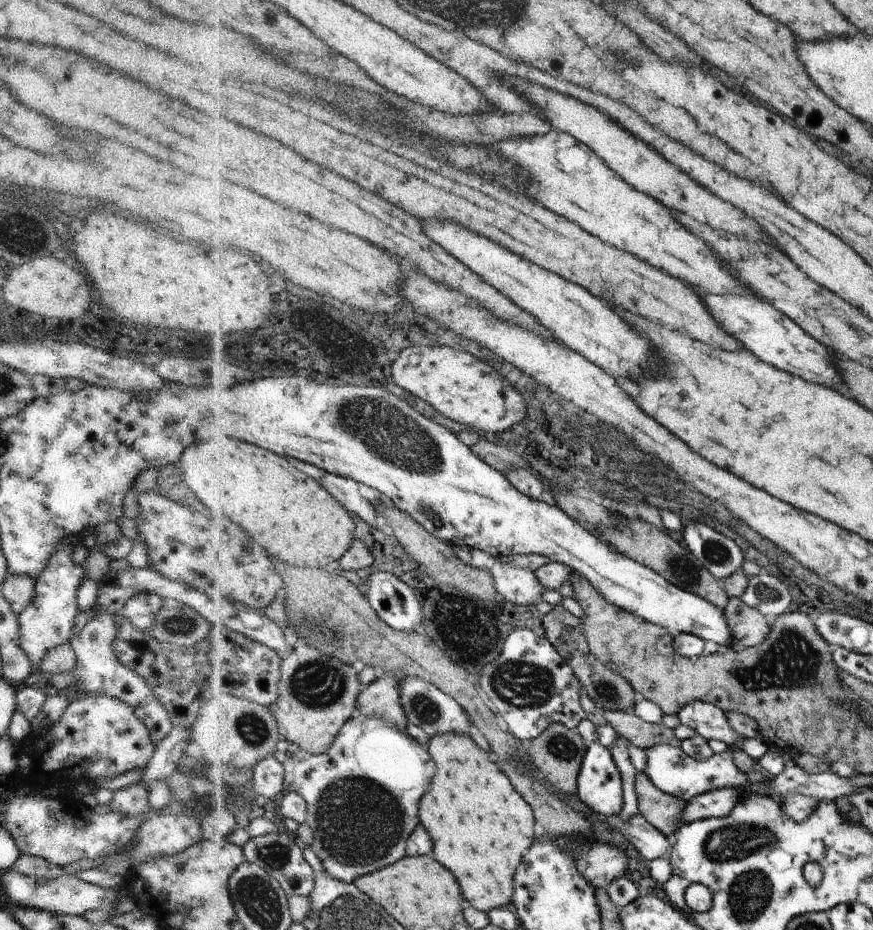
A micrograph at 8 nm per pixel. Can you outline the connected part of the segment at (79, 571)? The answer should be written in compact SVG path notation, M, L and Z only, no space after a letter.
M62 540L56 546L56 552L48 560L48 566L35 580L36 594L34 594L30 606L18 617L20 646L32 662L31 673L39 671L46 652L71 639L72 628L76 626L76 618L80 612L76 594L78 594L80 584L87 578L84 565L75 564L72 560L72 553L77 544L77 541Z

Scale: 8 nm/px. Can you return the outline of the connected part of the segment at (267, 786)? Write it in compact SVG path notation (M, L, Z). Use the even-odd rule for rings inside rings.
M276 756L264 760L255 771L256 793L264 801L276 801L286 791L286 768Z

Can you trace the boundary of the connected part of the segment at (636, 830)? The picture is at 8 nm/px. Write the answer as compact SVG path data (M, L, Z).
M596 813L594 816L600 822L606 822L610 828L618 830L628 842L632 842L646 861L652 862L657 858L663 858L668 848L671 847L668 835L654 828L640 813L630 818L630 822L628 820L622 822L617 816L600 816Z

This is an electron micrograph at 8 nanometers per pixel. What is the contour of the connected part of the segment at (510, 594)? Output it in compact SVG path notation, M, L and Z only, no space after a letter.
M452 546L457 550L458 557L462 558L462 562L473 568L491 572L495 590L507 602L528 606L528 604L537 604L541 601L544 588L540 585L535 572L502 564L499 560L490 556L489 553L481 552L476 548Z

